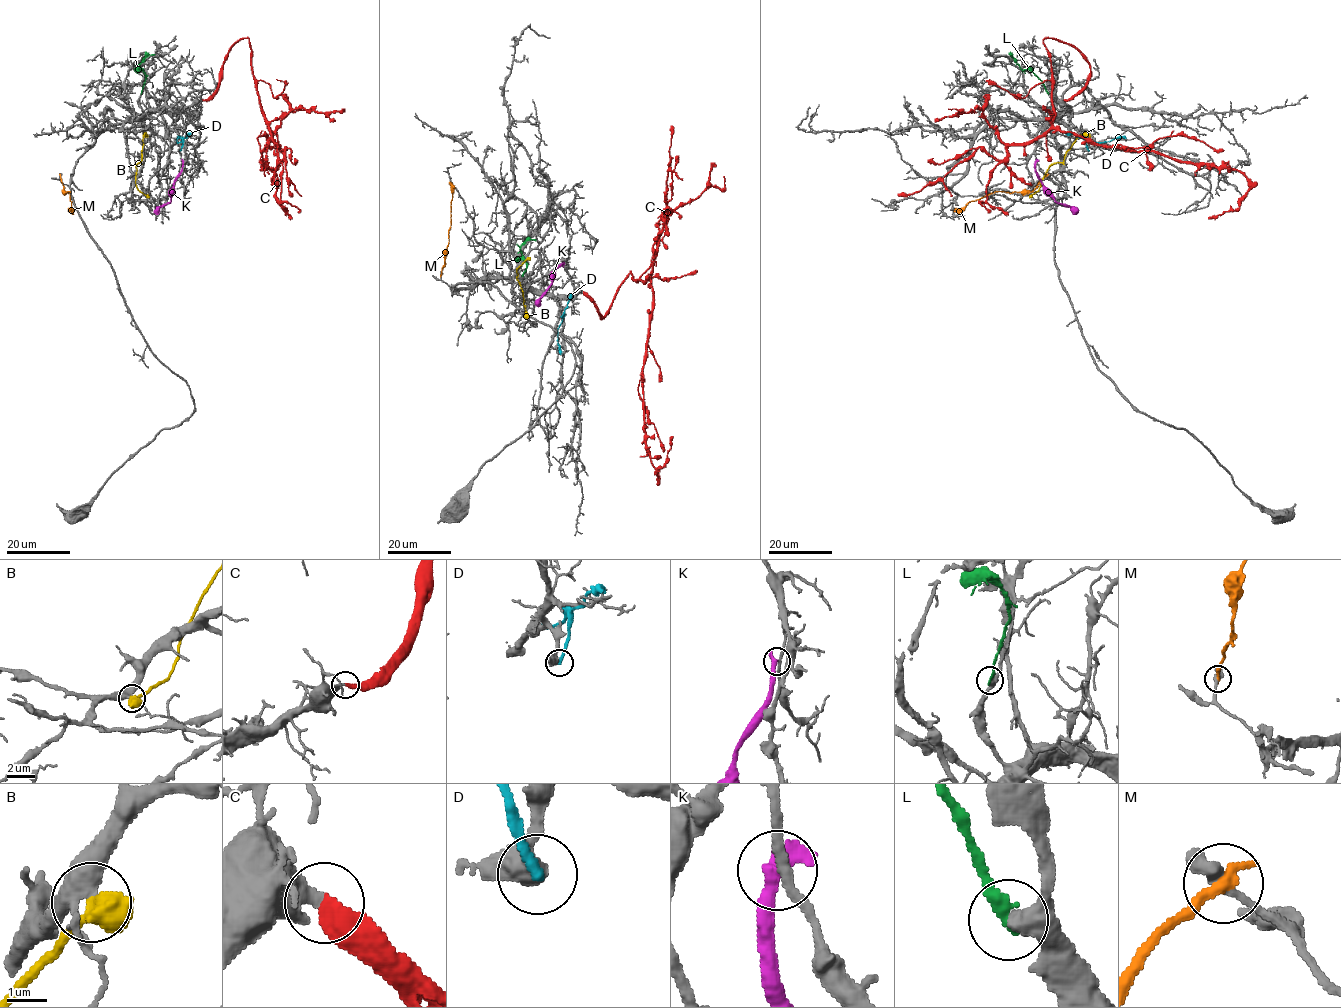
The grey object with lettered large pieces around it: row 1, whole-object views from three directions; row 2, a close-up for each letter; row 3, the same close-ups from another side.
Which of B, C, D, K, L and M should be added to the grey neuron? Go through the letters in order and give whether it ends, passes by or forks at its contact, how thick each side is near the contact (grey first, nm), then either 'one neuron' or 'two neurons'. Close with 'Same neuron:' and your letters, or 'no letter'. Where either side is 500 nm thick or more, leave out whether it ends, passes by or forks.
B: 320 nm thick on the grey side, 700 nm on the other; two neurons
C: it ends there; 440 nm thick on the grey side, 440 nm on the other; one neuron
D: it ends there; 420 nm thick on the grey side, 260 nm on the other; two neurons
K: it ends there; 200 nm thick on the grey side, 440 nm on the other; two neurons
L: it ends there; 360 nm thick on the grey side, 240 nm on the other; two neurons
M: it ends there; 420 nm thick on the grey side, 320 nm on the other; two neurons
Same neuron: C

